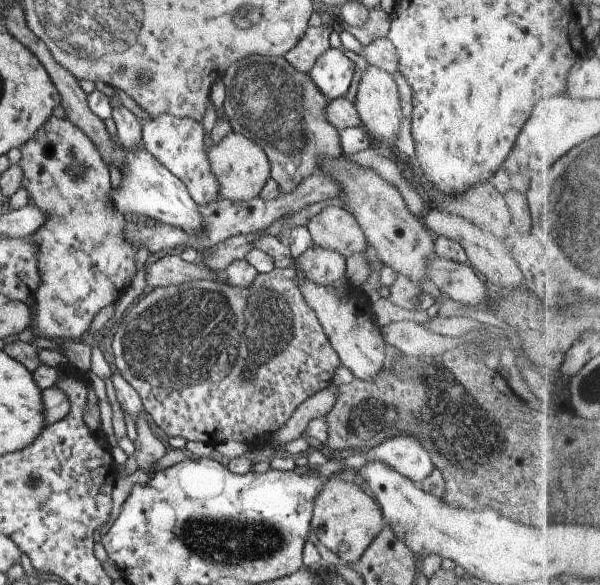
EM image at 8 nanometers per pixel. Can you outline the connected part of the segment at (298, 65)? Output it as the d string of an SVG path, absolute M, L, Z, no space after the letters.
M322 25L308 27L302 38L284 56L293 69L301 73L307 73L311 66L321 57L321 54L328 50L328 34L331 29L325 29Z

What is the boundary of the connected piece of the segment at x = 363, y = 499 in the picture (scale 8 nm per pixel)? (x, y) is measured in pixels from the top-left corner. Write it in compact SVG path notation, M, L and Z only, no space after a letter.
M333 474L324 480L324 486L320 489L320 493L316 495L313 502L310 530L327 550L345 562L357 562L361 554L364 554L367 546L373 541L373 538L384 526L378 505L365 490L357 487L355 483L336 477Z

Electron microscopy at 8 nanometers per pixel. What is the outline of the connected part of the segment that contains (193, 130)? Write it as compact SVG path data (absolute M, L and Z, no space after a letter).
M165 114L158 115L157 118L151 120L146 132L149 152L170 174L173 174L174 178L184 184L189 197L197 205L207 205L216 201L219 199L216 195L220 190L212 172L208 170L203 135L201 122Z

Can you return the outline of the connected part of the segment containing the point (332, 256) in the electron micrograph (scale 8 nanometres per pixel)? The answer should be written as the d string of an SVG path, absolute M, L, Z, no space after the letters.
M312 245L296 259L304 278L319 285L336 284L344 279L344 257Z

